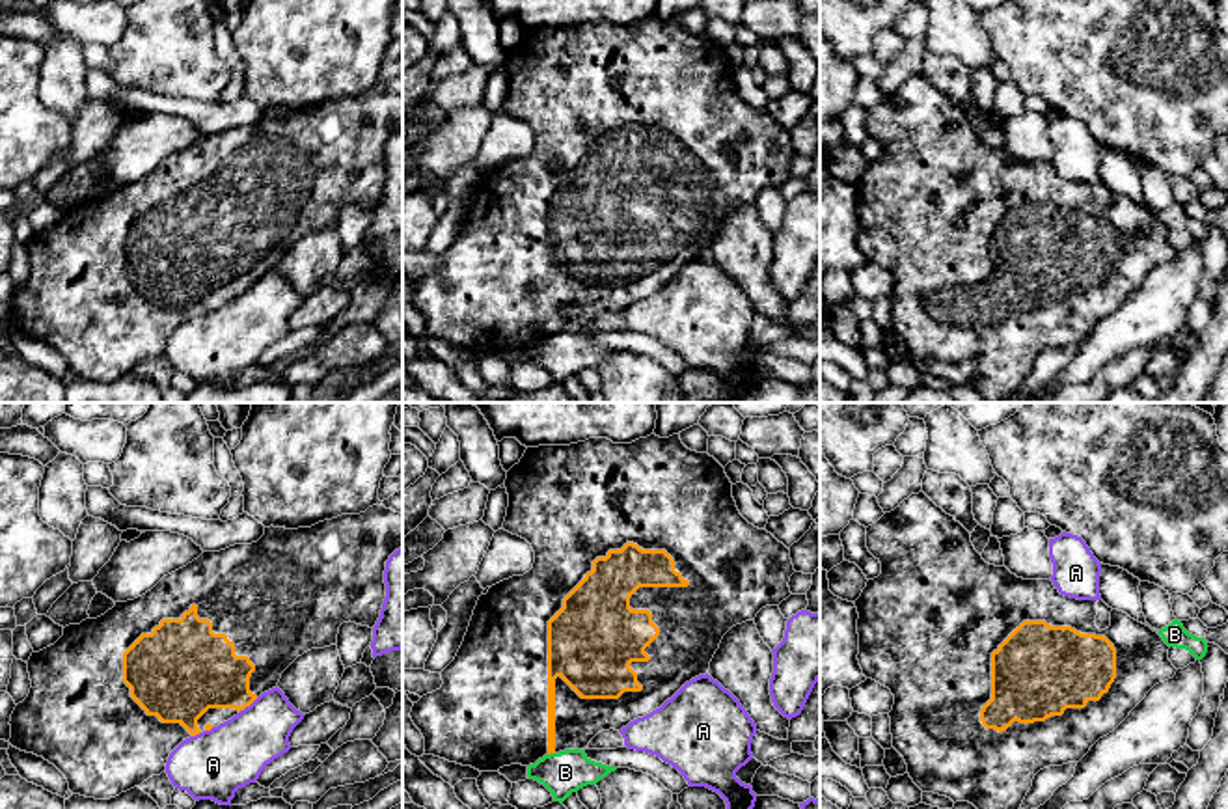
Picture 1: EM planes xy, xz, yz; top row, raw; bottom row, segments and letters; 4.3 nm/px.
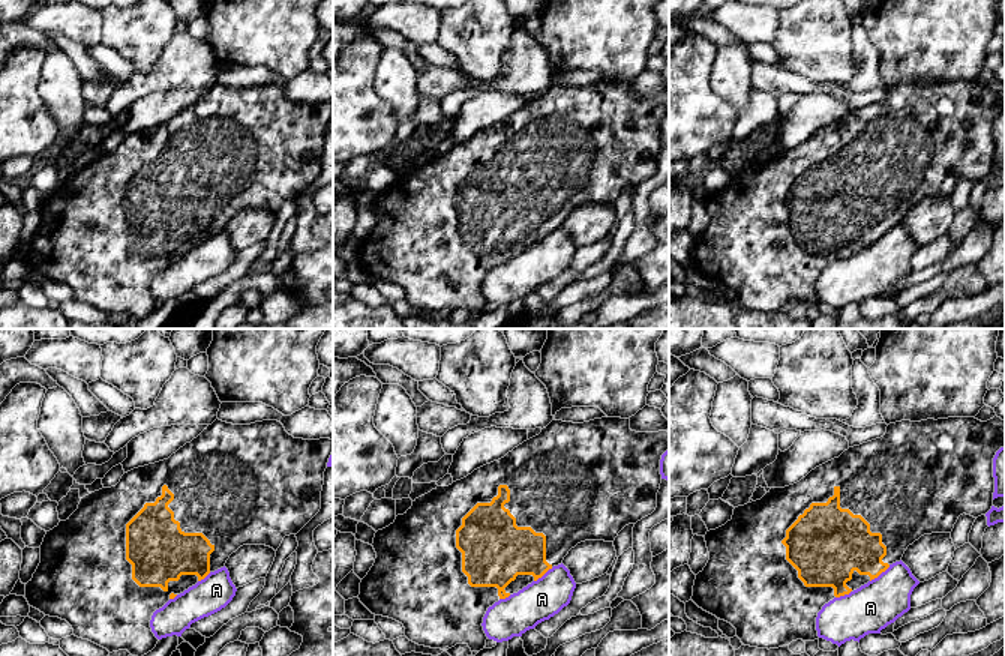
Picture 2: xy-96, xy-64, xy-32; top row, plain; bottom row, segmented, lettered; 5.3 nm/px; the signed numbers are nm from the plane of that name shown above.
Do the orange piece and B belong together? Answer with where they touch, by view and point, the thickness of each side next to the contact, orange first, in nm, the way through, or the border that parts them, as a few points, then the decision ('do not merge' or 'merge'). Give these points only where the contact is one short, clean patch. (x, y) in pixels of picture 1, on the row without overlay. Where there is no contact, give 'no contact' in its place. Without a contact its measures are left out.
xz (550, 334) | 30/190 nm | along xz (554, 334), (548, 338) | do not merge

